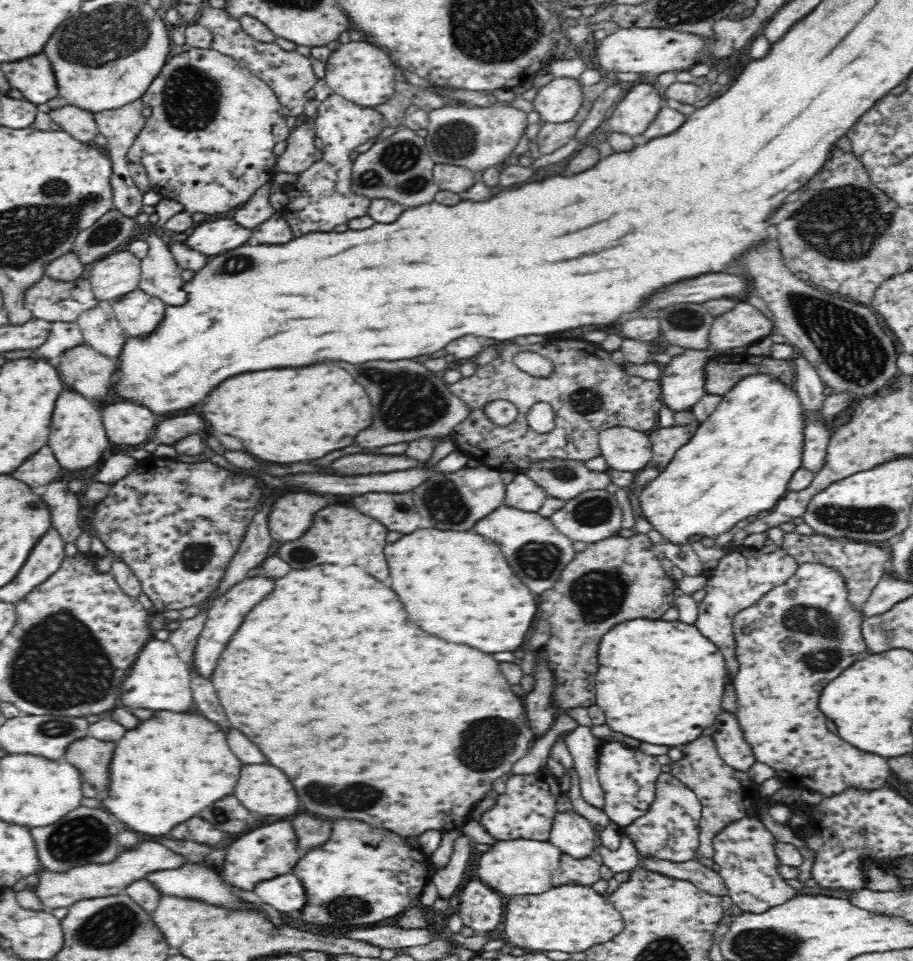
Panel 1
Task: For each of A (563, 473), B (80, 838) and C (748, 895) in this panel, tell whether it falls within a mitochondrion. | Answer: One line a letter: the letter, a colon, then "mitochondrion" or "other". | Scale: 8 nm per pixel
A: mitochondrion
B: mitochondrion
C: other

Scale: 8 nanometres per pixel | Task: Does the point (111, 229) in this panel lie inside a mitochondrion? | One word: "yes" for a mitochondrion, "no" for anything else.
yes

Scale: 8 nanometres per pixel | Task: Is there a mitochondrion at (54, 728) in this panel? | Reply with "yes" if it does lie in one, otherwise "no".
yes

